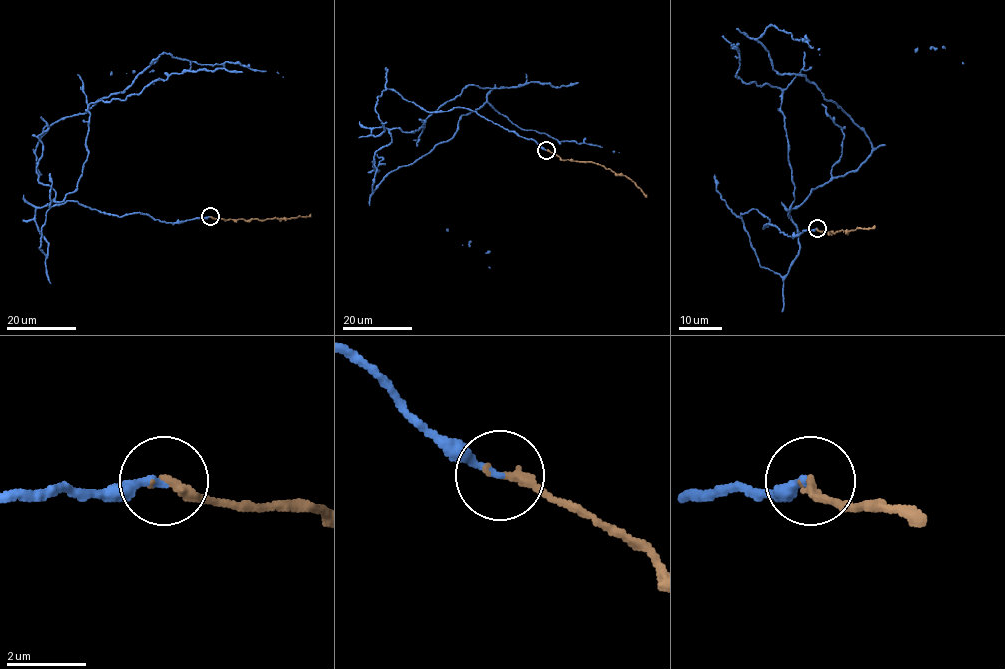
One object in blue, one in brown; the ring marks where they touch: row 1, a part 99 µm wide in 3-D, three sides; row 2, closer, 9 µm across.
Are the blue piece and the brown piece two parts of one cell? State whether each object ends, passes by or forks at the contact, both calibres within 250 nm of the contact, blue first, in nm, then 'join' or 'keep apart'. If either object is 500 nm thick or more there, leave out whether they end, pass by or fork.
blue ends; brown ends; calibres 190 and 240 nm; join

